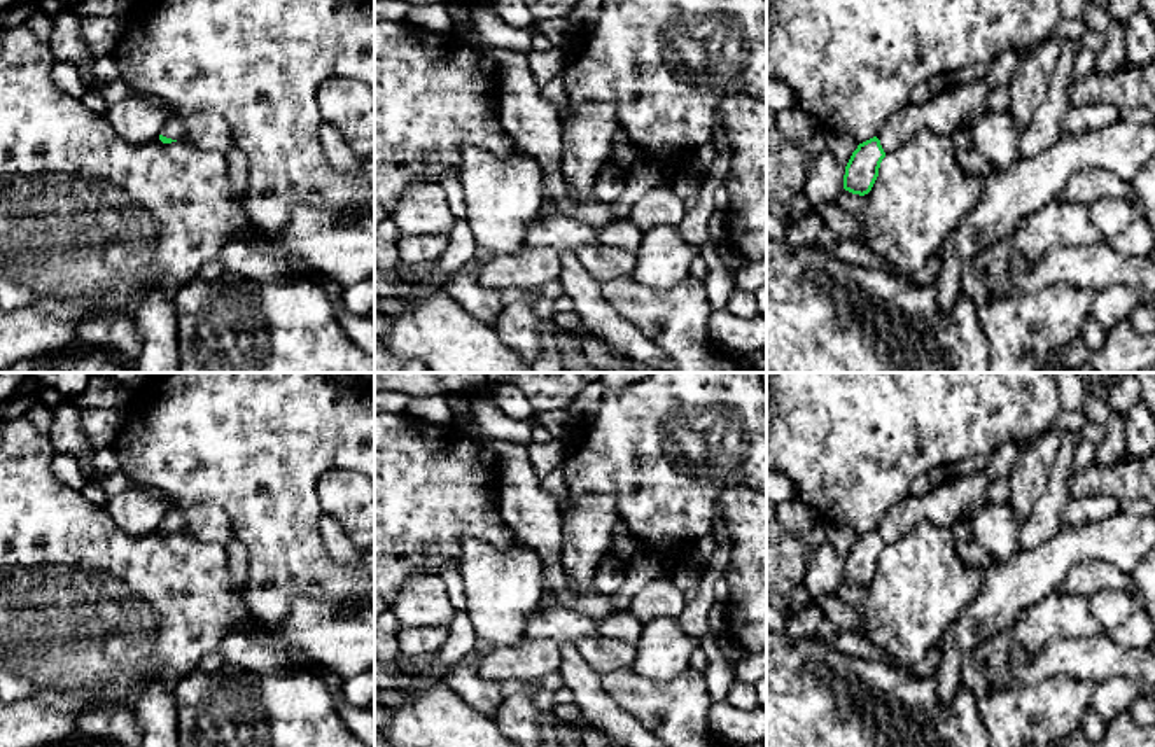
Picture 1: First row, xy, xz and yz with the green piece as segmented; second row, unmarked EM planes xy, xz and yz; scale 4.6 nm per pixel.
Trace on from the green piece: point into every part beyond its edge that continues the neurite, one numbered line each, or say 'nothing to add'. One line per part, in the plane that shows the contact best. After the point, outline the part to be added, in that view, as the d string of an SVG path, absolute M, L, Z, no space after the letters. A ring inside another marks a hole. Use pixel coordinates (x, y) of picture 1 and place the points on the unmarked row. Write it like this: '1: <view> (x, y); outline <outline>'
1: yz (958, 497); outline M985 471L947 476L947 479L922 497L908 495L880 521L877 530L886 546L922 523L952 528L956 523L989 506L990 479Z

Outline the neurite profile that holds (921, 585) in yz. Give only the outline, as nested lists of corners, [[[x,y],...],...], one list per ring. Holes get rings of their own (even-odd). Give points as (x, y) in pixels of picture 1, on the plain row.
[[[922,523],[886,546],[868,586],[842,581],[838,598],[861,618],[864,639],[912,668],[978,595],[985,572],[959,558],[950,528]]]

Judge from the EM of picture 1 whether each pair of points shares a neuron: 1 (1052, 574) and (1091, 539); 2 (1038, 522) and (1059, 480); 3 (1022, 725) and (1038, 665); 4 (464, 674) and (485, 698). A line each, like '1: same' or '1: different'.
1: same
2: same
3: different
4: same

